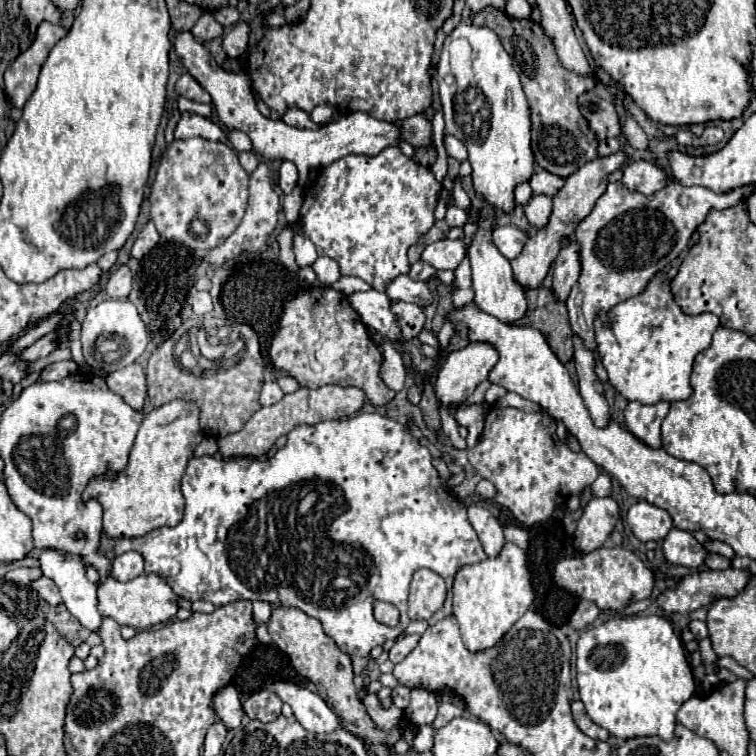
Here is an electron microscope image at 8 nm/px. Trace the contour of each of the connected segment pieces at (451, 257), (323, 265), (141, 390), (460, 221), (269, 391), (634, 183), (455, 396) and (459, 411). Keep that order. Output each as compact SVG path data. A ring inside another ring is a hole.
M438 240L428 244L422 254L420 260L424 260L426 264L430 264L436 270L456 270L456 266L462 262L466 250L464 250L464 240Z
M318 256L318 260L312 264L314 272L318 274L320 282L324 286L330 286L332 282L336 282L340 278L340 270L338 270L338 264L332 260L332 258L324 258L324 256Z
M132 362L116 372L110 372L106 376L106 382L110 390L116 394L122 394L122 398L136 410L142 410L146 400L146 376L138 362Z
M450 206L444 220L446 220L446 224L448 224L450 228L454 228L454 226L460 226L460 228L462 228L462 226L466 224L466 220L468 220L468 214L466 214L464 210L456 208L456 206Z
M266 382L264 388L262 388L262 394L260 394L260 404L262 406L272 406L276 402L280 402L284 396L284 392L280 390L280 386L276 382Z
M646 160L628 162L622 168L622 172L624 172L622 182L626 184L626 188L632 192L642 192L646 196L658 192L660 188L664 188L668 184L666 174L656 164L646 162Z
M468 344L448 356L434 382L434 394L444 406L462 404L476 386L488 378L488 372L498 362L498 352L486 344Z
M474 404L474 406L468 406L468 408L460 408L456 406L456 422L460 426L466 426L468 428L468 448L474 448L482 436L482 426L484 426L484 406L482 404Z

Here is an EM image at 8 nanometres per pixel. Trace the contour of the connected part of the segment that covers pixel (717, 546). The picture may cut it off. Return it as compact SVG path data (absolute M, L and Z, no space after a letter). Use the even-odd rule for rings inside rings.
M712 540L712 542L706 542L704 544L706 546L706 550L710 550L710 552L716 552L716 554L722 554L722 556L726 556L726 558L734 558L736 554L734 554L734 550L726 544L726 542L718 542L718 540Z

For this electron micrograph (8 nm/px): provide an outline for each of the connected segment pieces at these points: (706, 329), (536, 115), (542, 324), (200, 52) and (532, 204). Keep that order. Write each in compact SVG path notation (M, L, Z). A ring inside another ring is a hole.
M660 272L640 296L600 314L594 326L598 342L596 352L608 370L610 384L626 400L656 404L660 400L686 400L692 394L690 374L694 358L710 348L712 334L720 326L720 320L710 312L698 316L684 314L670 294L666 274Z
M494 6L480 10L472 22L476 22L476 26L486 26L494 30L504 50L514 60L514 68L520 74L522 88L526 92L526 98L532 110L532 150L534 150L536 162L544 170L558 174L562 178L568 178L582 164L596 160L598 140L578 110L578 96L596 86L594 78L592 76L582 78L566 70L558 62L558 56L554 54L554 44L550 42L550 38L546 38L538 22L510 18Z
M526 288L526 300L528 314L518 324L540 330L558 360L562 364L570 362L574 346L566 304L556 302L552 290L548 288Z
M180 32L174 42L174 50L180 56L186 70L200 82L200 86L212 96L212 106L220 118L220 122L228 130L240 130L244 132L254 146L254 152L260 154L264 160L290 160L296 164L302 180L306 180L310 168L326 168L338 158L344 158L348 154L378 154L386 146L396 146L400 140L400 130L392 122L382 122L372 118L366 112L350 112L342 114L338 120L320 126L318 130L300 130L284 124L282 120L264 118L254 102L252 90L250 90L250 78L246 72L230 74L222 70L210 50L194 40L190 32Z
M532 196L532 200L524 206L524 214L532 226L538 230L548 224L548 218L552 214L552 198L548 196Z

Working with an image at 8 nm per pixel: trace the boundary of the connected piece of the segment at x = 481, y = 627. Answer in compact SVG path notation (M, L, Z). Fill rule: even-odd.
M506 542L500 556L474 566L464 566L454 578L454 616L460 624L462 640L470 652L492 648L535 600L526 554L516 544Z

